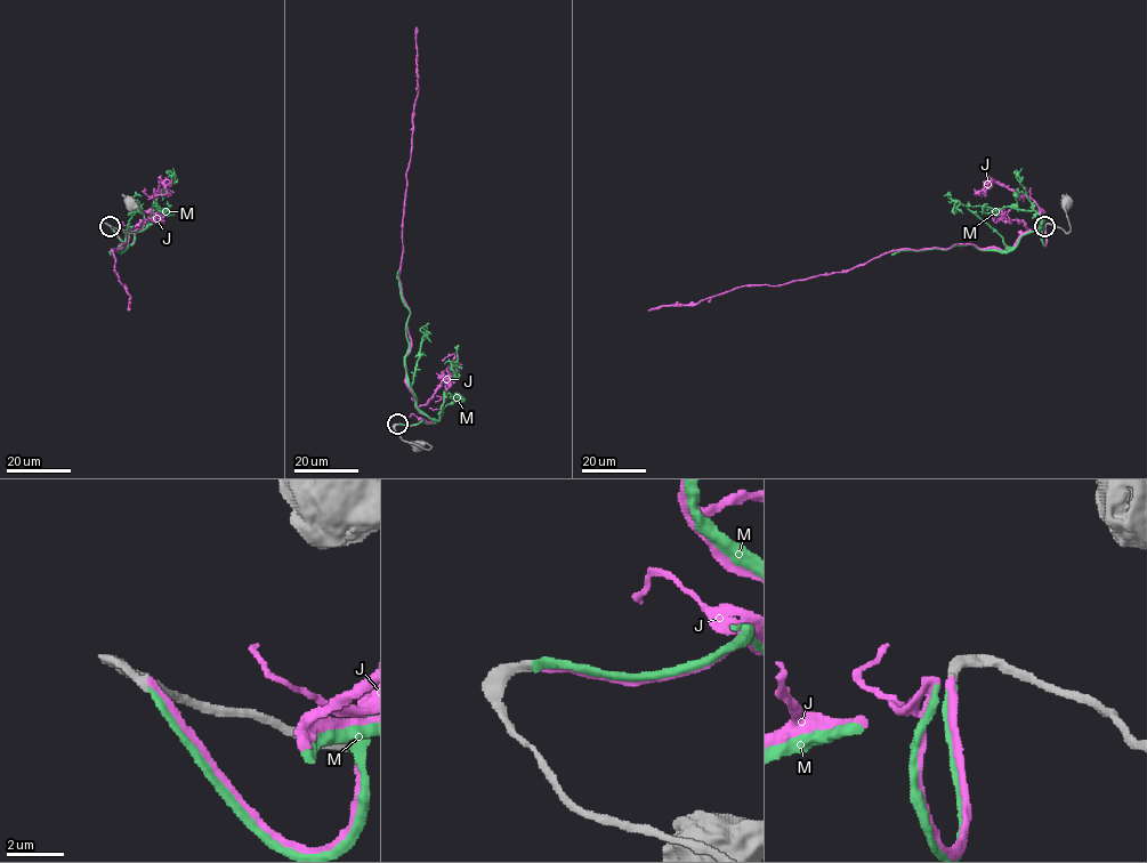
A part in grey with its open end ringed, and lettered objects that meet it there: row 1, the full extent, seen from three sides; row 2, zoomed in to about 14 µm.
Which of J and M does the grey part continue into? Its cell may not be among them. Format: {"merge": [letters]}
{"merge": ["M"]}

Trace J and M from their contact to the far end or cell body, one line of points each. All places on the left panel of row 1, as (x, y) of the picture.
J: (110, 226), (130, 244), (143, 224), (112, 250), (129, 309)
M: (110, 226), (130, 246), (136, 226), (147, 222), (110, 256)

